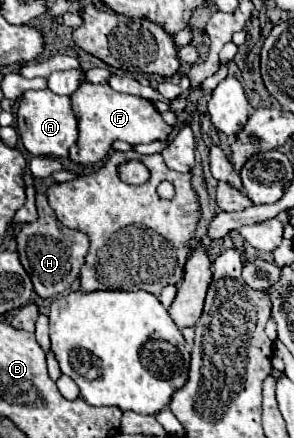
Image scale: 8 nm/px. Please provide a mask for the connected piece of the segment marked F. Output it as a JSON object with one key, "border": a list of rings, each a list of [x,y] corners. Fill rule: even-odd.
{"border":[[[85,82],[73,98],[75,116],[79,116],[79,140],[77,146],[71,148],[71,160],[81,166],[93,166],[101,158],[107,156],[113,140],[125,140],[129,144],[145,144],[155,140],[167,140],[171,134],[171,126],[167,126],[155,106],[139,96],[129,96],[115,92],[109,84],[91,84]]]}

